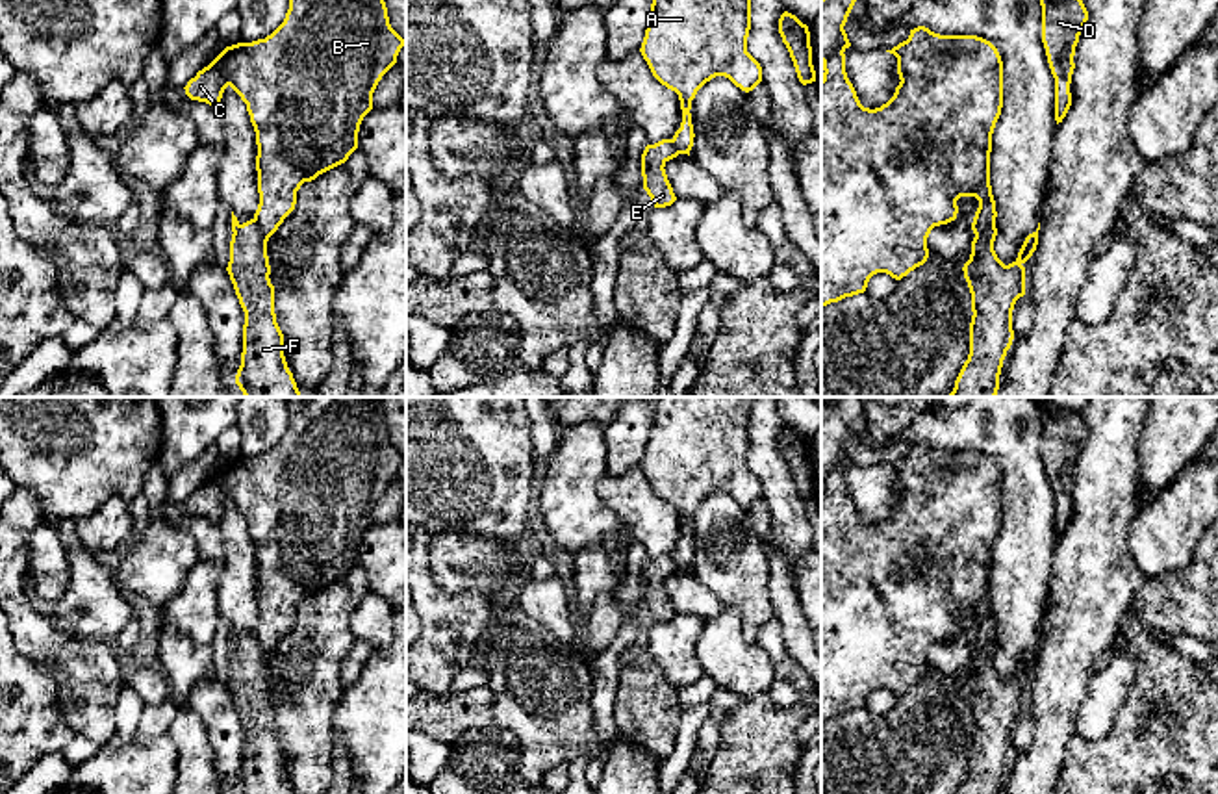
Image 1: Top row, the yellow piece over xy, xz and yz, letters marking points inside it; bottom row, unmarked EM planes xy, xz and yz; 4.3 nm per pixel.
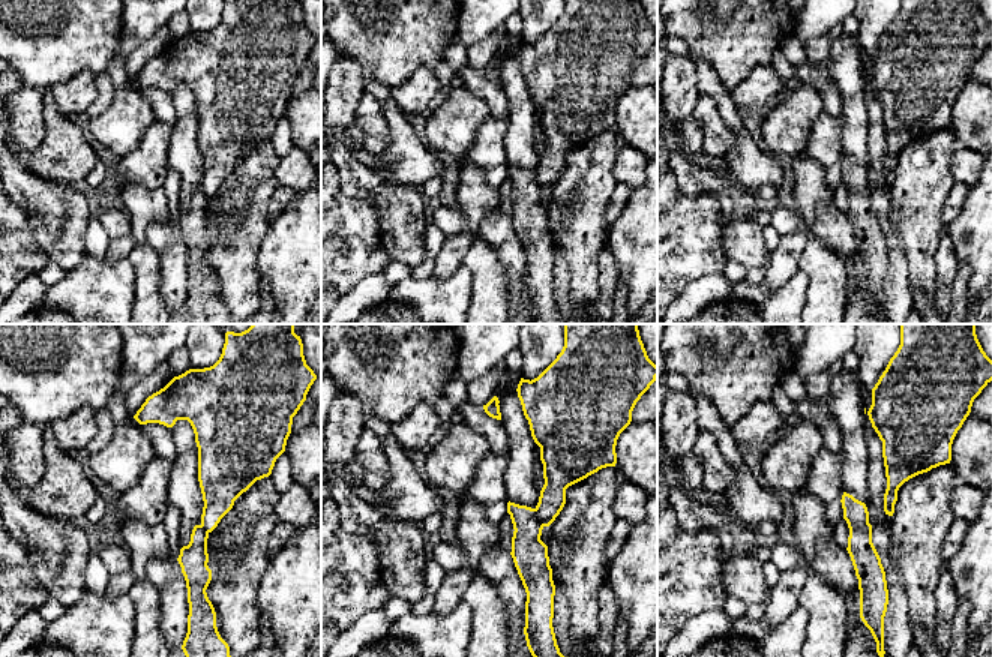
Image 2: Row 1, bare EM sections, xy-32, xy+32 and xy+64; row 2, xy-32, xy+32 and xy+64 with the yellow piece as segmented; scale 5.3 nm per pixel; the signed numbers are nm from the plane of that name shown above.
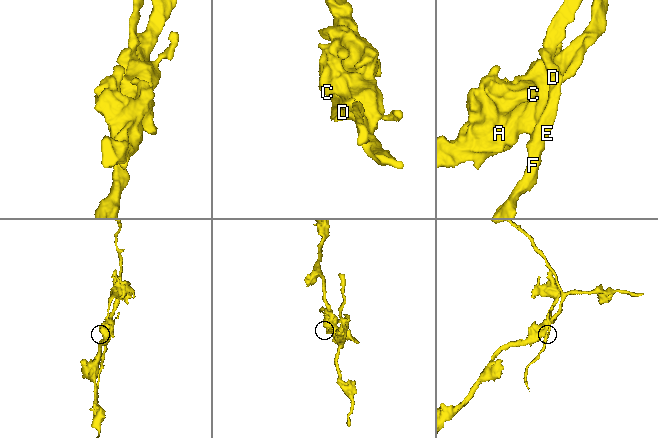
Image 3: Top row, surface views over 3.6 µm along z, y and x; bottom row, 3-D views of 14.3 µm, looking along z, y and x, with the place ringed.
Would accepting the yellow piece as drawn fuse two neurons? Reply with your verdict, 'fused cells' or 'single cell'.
fused cells

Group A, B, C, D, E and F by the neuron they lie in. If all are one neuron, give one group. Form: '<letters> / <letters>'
A B C / D E F

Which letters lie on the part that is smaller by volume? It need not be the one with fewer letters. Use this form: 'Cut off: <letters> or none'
Cut off: D, E, F

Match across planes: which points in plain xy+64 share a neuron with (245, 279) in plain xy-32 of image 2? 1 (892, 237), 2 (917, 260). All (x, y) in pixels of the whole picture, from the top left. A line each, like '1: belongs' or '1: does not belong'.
1: does not belong
2: belongs

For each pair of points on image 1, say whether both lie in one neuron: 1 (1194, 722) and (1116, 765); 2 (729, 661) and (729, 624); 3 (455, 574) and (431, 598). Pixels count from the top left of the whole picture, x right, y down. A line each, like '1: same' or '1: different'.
1: same
2: same
3: different

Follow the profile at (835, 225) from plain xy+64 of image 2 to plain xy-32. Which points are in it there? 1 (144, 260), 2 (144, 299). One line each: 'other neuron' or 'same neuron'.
1: other neuron
2: other neuron

